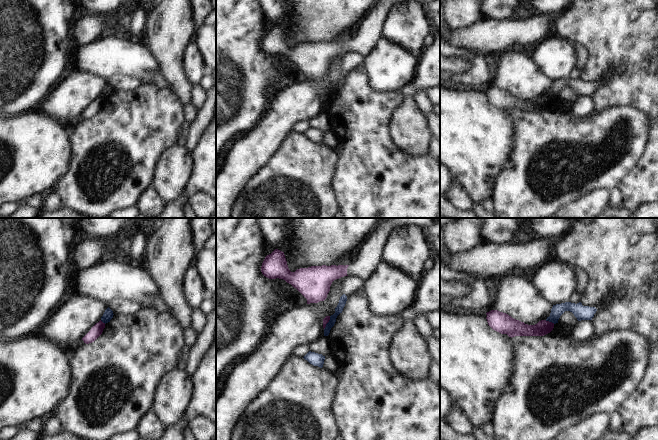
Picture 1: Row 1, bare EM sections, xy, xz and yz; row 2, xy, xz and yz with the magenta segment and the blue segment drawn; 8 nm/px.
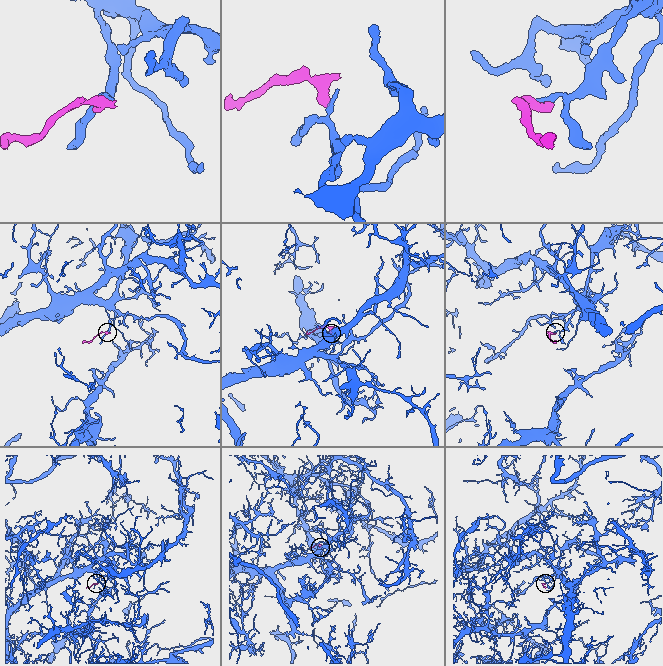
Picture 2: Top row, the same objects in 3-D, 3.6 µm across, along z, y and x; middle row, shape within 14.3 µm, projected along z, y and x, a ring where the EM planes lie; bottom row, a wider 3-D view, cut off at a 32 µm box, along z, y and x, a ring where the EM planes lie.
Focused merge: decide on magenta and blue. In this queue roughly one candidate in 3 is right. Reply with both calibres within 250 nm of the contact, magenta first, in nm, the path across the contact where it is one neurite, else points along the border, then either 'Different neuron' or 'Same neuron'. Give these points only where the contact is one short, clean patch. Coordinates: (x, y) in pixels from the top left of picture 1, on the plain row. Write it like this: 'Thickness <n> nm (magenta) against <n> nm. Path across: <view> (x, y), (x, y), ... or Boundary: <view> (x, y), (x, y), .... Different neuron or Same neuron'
Thickness 120 nm (magenta) against 110 nm. Boundary: yz (545, 96), (554, 99). Different neuron

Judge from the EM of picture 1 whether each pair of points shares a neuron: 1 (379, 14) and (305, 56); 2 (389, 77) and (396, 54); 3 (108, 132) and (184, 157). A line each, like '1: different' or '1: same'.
1: same
2: same
3: different

